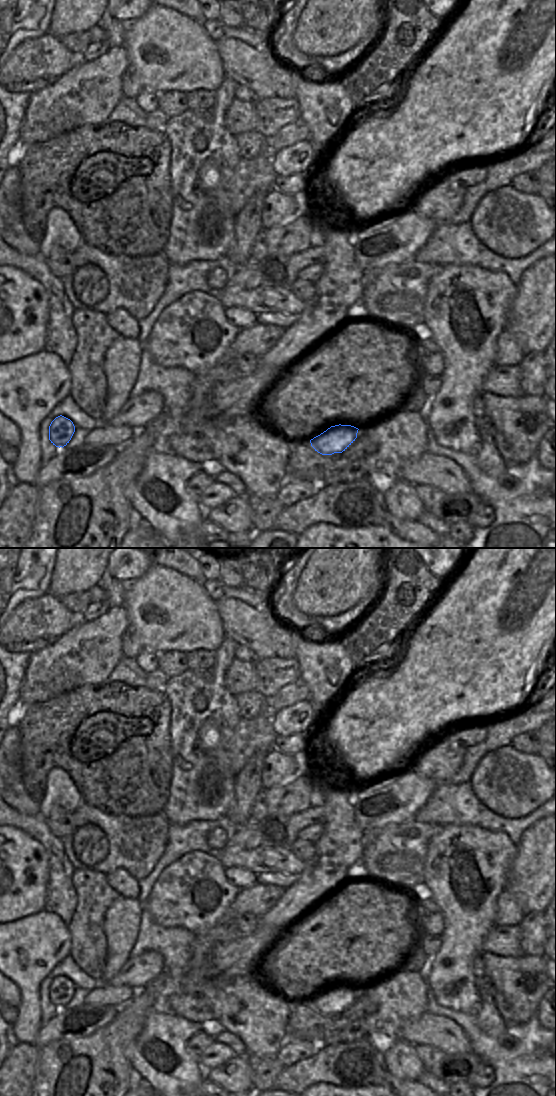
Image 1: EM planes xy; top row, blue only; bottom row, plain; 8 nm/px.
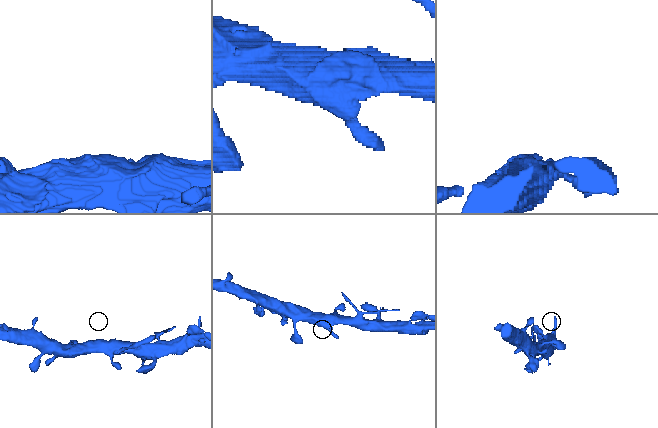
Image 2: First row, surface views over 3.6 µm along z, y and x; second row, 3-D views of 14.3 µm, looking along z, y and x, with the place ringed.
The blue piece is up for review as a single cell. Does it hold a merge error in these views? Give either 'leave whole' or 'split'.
leave whole

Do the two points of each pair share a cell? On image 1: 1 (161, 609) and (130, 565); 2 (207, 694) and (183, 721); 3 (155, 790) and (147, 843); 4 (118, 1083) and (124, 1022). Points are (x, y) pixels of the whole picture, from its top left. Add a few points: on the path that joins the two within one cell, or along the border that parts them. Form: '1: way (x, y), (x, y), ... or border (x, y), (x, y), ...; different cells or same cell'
1: border (153, 563), (141, 576), (129, 582); different cells
2: way (200, 701), (200, 704), (190, 714); same cell
3: border (162, 812), (128, 817); different cells
4: way (118, 1068), (118, 1037); same cell

